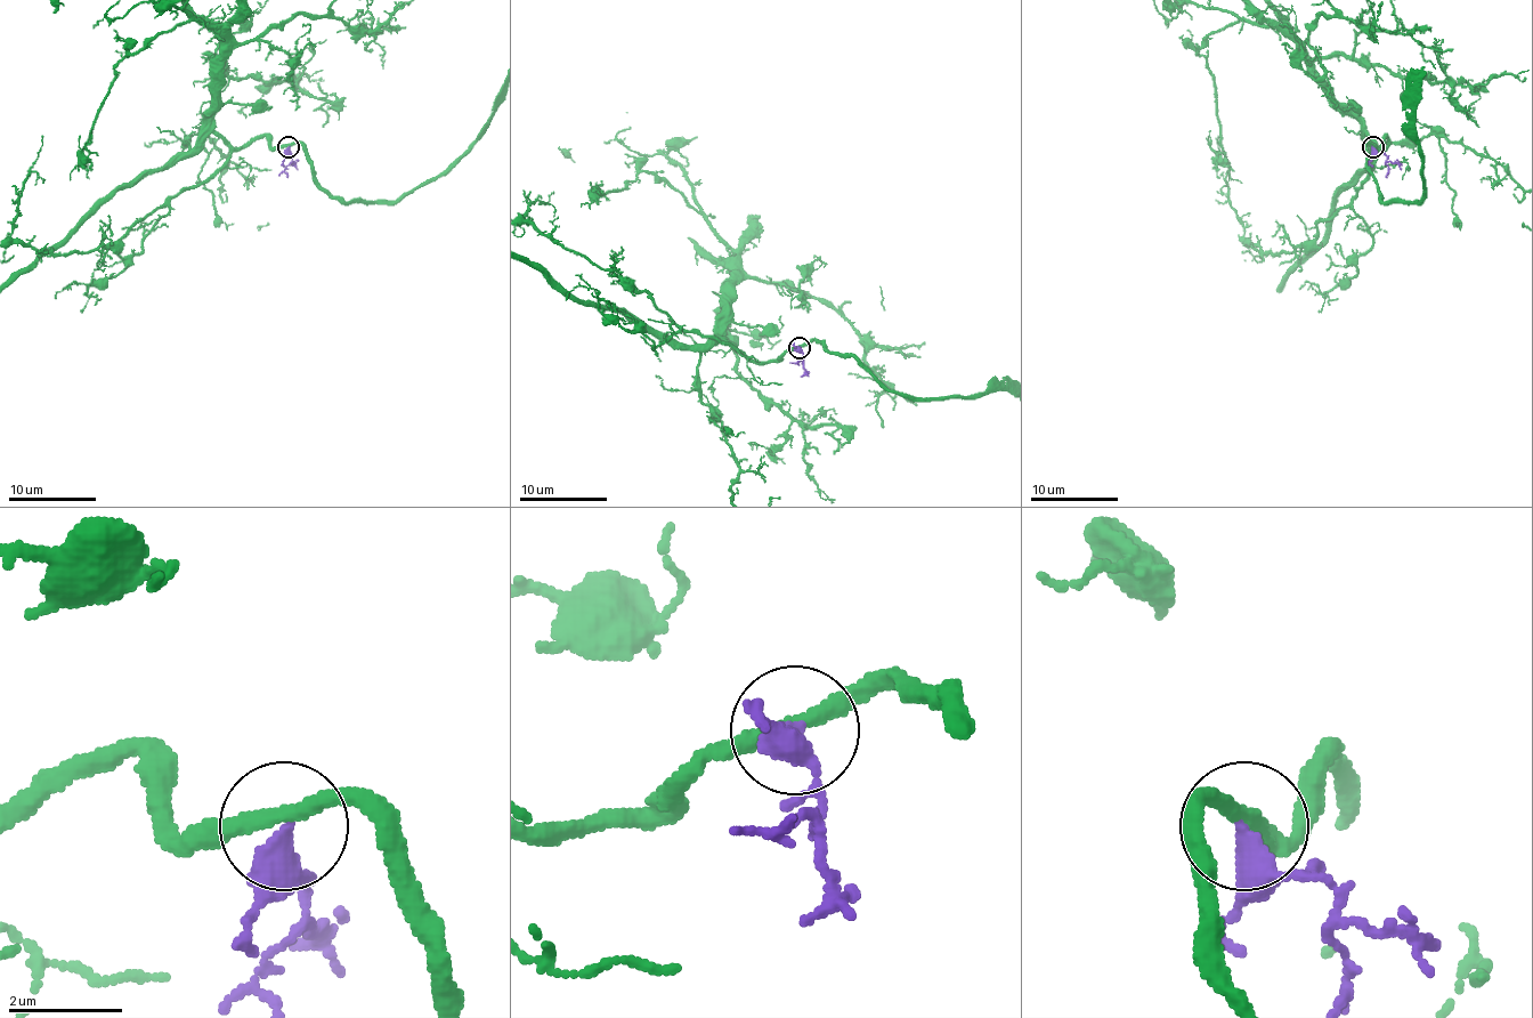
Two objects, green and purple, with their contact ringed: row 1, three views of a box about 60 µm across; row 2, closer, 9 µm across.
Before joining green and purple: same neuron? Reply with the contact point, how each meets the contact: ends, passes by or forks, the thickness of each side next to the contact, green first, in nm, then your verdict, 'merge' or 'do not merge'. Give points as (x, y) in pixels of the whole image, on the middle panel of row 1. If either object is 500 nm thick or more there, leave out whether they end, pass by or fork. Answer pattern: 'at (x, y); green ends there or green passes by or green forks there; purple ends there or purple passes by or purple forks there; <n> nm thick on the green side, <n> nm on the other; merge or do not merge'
at (800, 347); green passes by; purple passes by; 320 nm thick on the green side, 320 nm on the other; do not merge

